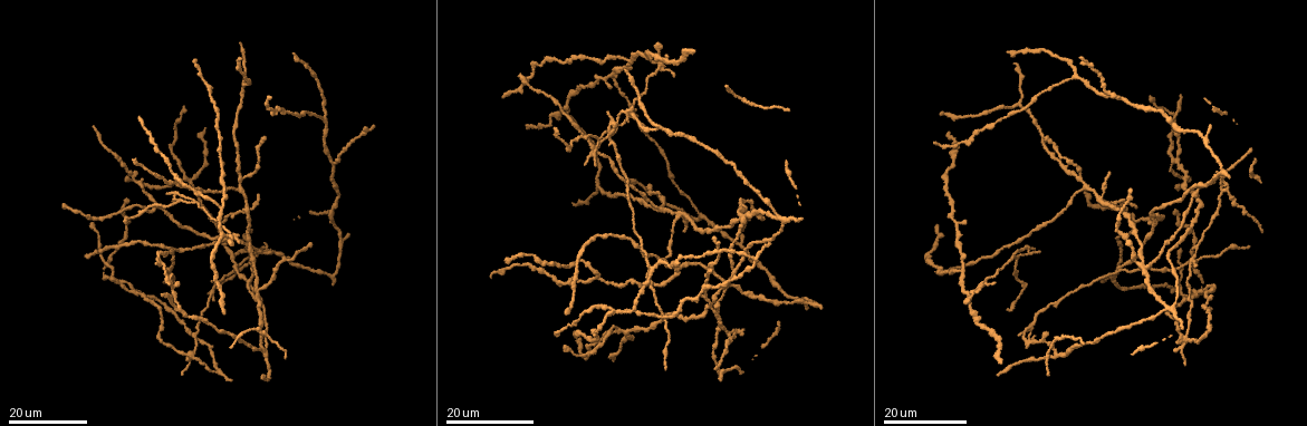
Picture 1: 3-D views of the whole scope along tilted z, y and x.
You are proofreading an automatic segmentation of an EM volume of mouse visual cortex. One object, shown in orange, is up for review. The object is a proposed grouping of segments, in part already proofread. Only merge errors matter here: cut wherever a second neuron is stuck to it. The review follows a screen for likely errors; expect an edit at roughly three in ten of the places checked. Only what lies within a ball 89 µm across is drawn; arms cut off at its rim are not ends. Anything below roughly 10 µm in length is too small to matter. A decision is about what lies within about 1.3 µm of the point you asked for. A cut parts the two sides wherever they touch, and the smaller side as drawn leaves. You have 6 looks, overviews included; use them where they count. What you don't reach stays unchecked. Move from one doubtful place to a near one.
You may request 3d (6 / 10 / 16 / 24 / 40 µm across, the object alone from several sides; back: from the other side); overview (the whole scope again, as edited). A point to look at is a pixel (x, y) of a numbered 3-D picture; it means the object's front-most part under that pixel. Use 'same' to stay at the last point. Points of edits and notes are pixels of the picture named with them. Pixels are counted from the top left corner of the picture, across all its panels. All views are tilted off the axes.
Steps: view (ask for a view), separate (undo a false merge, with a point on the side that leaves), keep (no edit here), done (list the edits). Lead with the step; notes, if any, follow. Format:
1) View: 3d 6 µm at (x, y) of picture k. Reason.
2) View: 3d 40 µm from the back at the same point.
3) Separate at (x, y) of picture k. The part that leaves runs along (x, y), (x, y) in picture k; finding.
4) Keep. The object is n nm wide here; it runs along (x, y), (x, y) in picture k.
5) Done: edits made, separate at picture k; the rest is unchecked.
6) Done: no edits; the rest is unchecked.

View: 3d 24 µm at (613, 313) of picture 1.

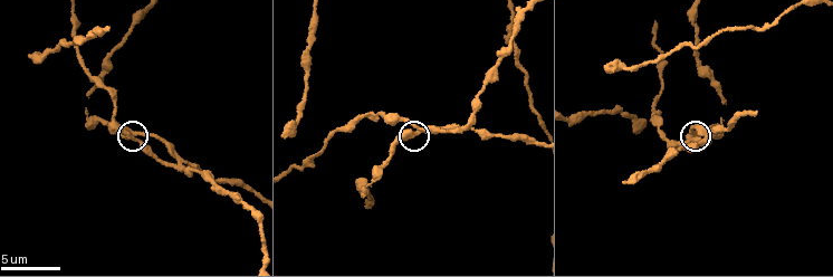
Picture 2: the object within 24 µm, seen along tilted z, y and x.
View: 3d 10 µm at (409, 130) of picture 2.

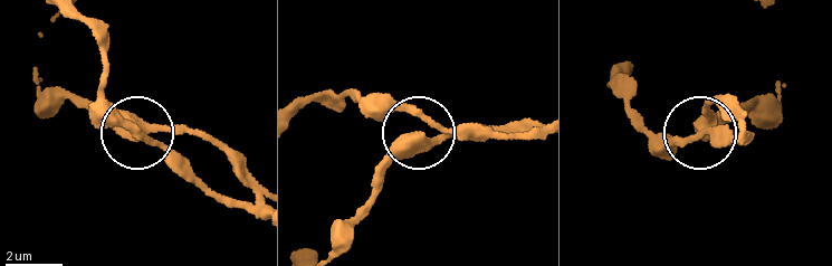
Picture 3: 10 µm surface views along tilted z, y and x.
Keep. The object is 370 nm wide here; it runs along (258, 216), (187, 181), (139, 133), (104, 117) in picture 3; all the same neuron.

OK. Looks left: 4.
View: 3d 16 µm at (183, 177) of picture 1. Thin arm on a thick one.

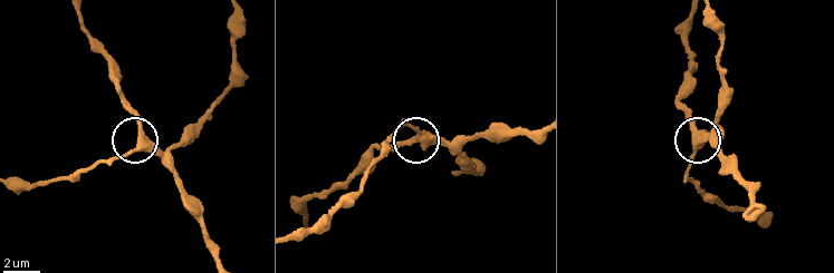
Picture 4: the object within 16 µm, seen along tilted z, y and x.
View: 3d 6 µm at (422, 133) of picture 4. Zoom in.

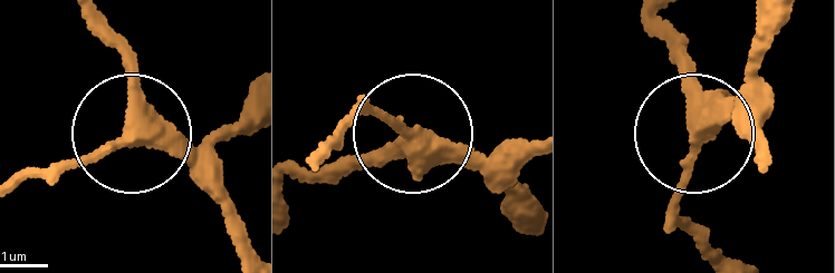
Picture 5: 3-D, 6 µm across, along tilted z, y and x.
Keep. 3 arms meet here; it runs along (521, 148), (404, 135), (357, 94) in picture 5; all the same neuron.

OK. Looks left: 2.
View: 3d 16 µm at (777, 218) of picture 1. Side arm on a straight run.

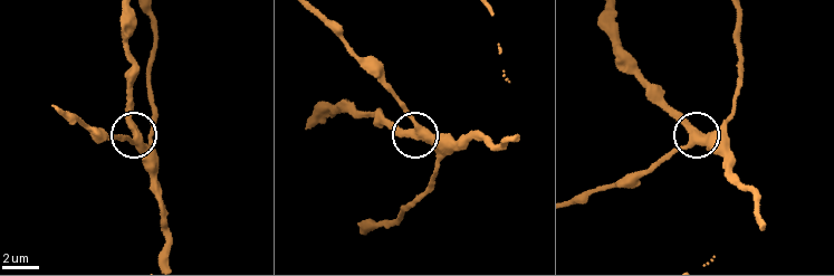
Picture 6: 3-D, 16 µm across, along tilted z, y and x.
View: 3d 6 µm at (703, 135) of picture 6.

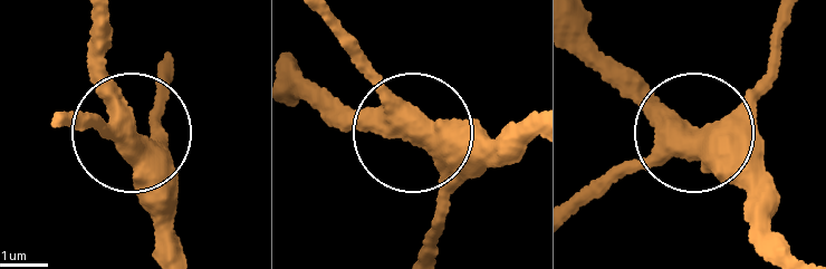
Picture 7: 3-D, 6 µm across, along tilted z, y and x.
Keep. It runs along (580, 198), (732, 113), (770, 71) in picture 7; continuous, no second neuron.

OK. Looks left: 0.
Done: no edits; the rest is unchecked.

